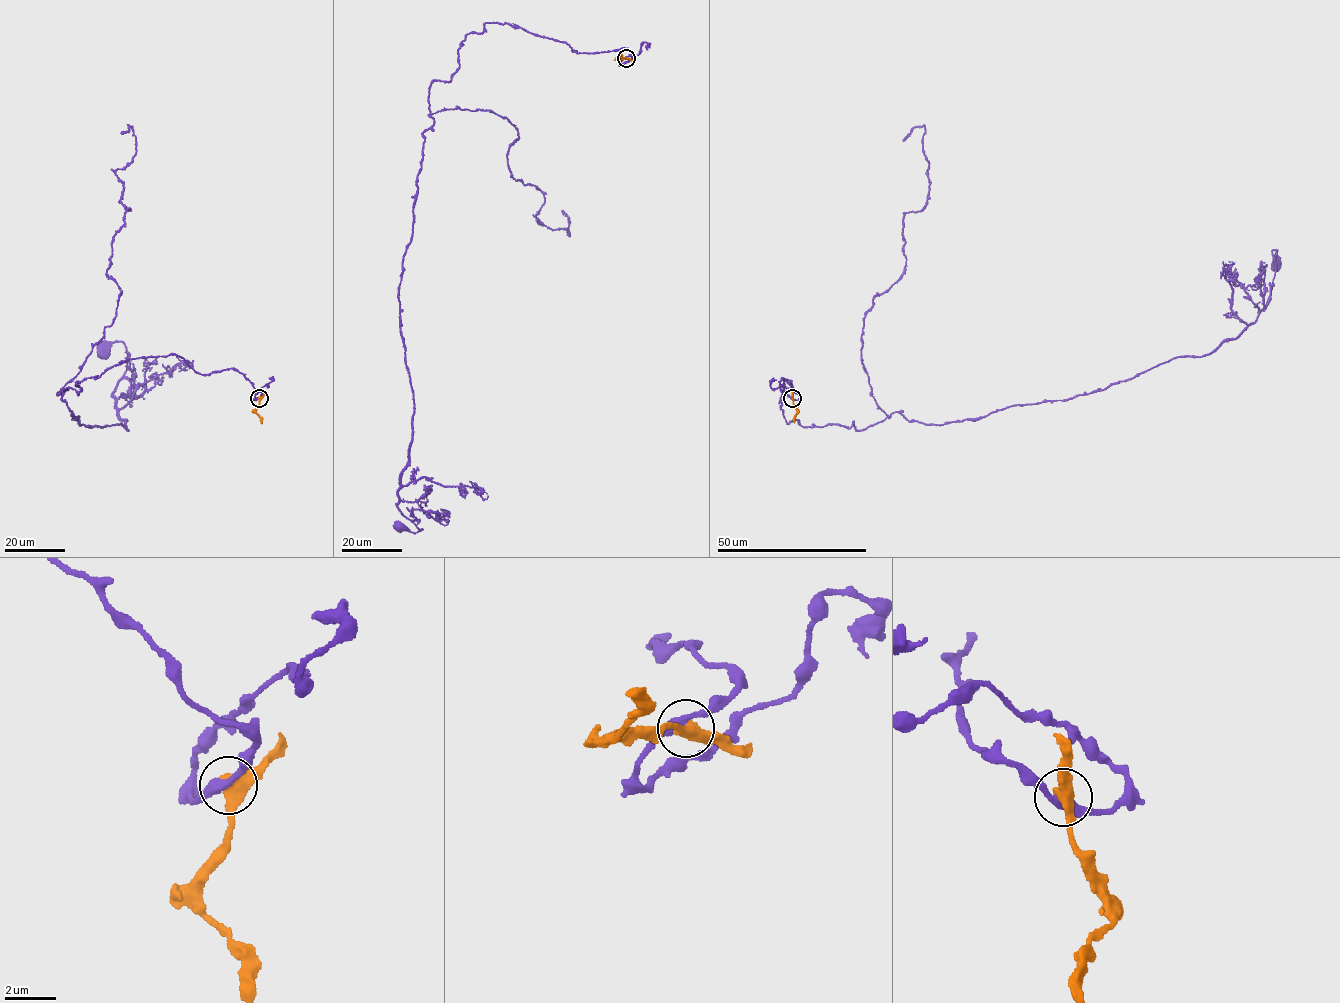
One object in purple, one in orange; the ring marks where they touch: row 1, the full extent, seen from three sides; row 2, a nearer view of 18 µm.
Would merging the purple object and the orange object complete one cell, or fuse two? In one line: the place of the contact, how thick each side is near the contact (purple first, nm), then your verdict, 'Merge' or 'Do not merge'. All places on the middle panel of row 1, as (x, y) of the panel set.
Place: (626, 58). Thickness 360 nm (purple) against 480 nm. Do not merge

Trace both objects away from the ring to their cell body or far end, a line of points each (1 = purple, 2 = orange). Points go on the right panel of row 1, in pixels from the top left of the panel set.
1: (792, 398), (783, 378), (787, 423), (857, 430), (1104, 389), (1239, 335), (1269, 297), (1273, 250), (1276, 263)
2: (792, 398), (797, 412), (794, 422)

